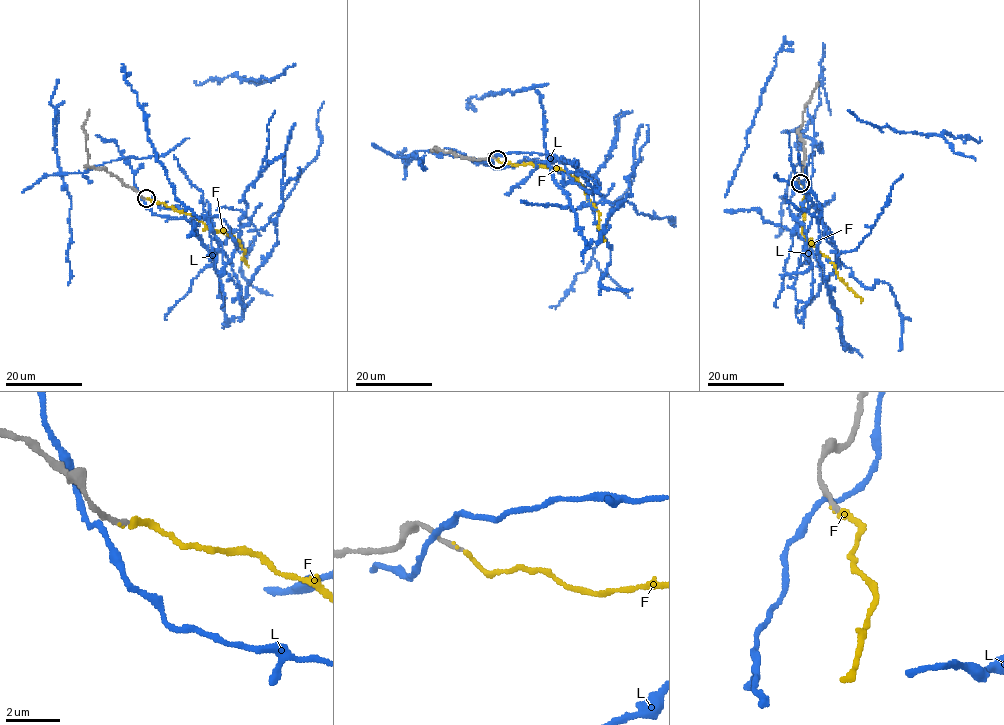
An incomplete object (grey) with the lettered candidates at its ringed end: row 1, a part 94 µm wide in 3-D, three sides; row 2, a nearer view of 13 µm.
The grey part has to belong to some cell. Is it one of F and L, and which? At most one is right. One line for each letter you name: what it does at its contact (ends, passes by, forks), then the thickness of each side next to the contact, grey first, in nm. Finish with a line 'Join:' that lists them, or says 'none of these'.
F: It ends there. Thickness 190 nm (grey) against 180 nm
Join: F

